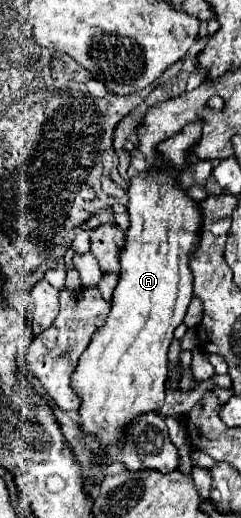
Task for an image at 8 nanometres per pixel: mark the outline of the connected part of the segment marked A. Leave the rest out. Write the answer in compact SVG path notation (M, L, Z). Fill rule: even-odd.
M188 123L182 133L158 145L158 155L164 159L162 165L138 171L130 179L130 229L120 251L120 281L112 293L112 309L72 373L72 389L82 399L78 411L80 429L100 443L98 457L104 447L122 443L124 429L136 417L158 413L164 405L168 345L192 299L190 259L202 229L200 203L186 195L180 173L200 135L202 123Z

